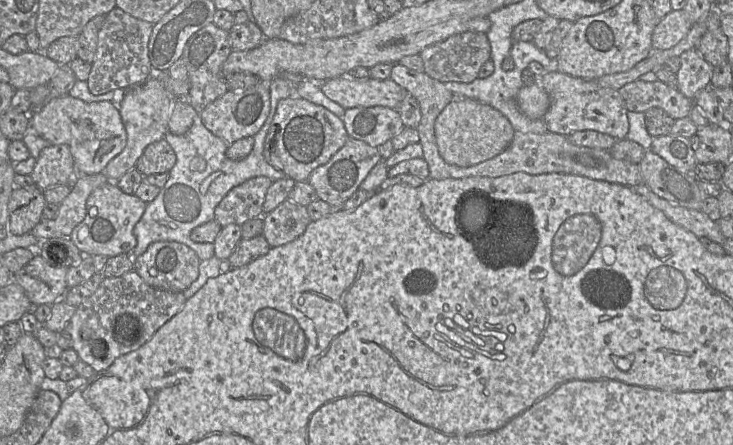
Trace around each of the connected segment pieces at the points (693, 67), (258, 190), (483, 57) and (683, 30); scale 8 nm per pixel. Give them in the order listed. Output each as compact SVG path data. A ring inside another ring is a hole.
M697 49L685 51L679 58L678 90L693 100L701 90L708 89L711 86L714 67L701 56Z
M266 176L246 180L233 187L215 208L215 220L222 226L243 225L263 215L266 193L272 184Z
M465 31L430 45L419 53L424 72L442 83L470 83L478 78L481 67L491 58L491 46L485 33Z
M684 9L672 10L658 20L652 35L653 51L663 51L676 46L687 36L692 25Z

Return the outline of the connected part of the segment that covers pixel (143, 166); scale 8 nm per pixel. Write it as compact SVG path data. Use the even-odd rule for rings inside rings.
M163 138L149 144L138 159L135 168L143 175L169 173L176 163L176 155Z

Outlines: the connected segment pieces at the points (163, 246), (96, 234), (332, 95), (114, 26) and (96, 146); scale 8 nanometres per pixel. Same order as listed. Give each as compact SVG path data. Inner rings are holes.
M158 241L135 259L134 270L152 287L184 292L199 276L200 262L189 246L176 241Z
M108 181L96 188L88 197L86 216L72 231L70 239L83 255L131 254L137 244L134 227L141 219L147 203L135 194L126 194L114 181Z
M340 76L317 83L330 100L344 109L384 106L396 110L407 93L391 78L354 79Z
M118 7L106 14L98 33L97 50L87 79L89 91L101 95L109 91L127 90L151 77L148 42L154 24L135 18Z
M70 95L55 97L29 114L30 130L50 144L66 144L74 159L78 175L103 173L108 162L126 146L127 133L116 103L87 103Z

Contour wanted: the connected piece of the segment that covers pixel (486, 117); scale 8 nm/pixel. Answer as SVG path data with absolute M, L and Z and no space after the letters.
M454 97L435 121L435 137L443 160L458 167L470 167L494 158L511 143L514 129L510 121L493 107L465 97Z

